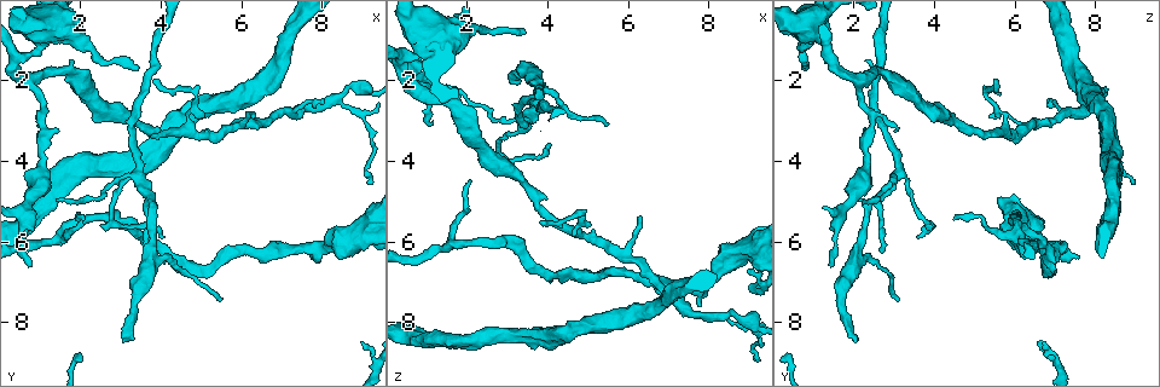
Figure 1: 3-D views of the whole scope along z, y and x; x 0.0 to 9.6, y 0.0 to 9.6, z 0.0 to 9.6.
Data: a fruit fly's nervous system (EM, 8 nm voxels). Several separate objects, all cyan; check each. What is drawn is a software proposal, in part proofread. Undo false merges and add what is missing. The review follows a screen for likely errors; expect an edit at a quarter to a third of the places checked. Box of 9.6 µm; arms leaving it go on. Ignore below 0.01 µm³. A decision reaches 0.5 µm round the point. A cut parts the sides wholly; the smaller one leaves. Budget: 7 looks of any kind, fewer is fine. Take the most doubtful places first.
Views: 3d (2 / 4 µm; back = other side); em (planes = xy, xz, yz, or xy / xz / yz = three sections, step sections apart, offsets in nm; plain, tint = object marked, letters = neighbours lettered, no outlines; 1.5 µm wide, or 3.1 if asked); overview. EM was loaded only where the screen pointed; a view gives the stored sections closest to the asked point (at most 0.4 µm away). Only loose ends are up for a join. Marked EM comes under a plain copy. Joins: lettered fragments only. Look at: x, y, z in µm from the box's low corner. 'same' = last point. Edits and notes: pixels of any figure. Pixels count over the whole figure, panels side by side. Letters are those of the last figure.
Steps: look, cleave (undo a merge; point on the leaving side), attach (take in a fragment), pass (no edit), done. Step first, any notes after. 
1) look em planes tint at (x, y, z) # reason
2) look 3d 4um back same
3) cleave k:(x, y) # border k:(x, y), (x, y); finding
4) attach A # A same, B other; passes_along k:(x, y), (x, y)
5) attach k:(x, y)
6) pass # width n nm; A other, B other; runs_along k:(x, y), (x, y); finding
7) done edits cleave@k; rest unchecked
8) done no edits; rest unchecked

look em planes letters at (3.65, 6.70, 1.90)

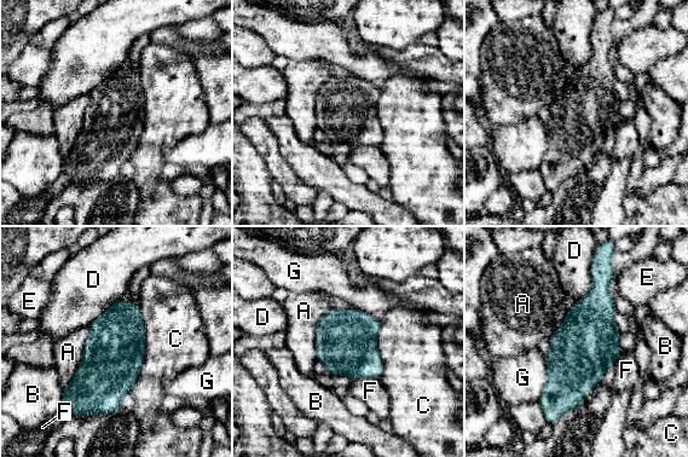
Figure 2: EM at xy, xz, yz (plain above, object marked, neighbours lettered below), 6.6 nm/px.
pass # A other, B other, C other, D other, E other, F other, G other; all the same neuron

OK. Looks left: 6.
look em planes letters at (1.60, 5.75, 6.00)

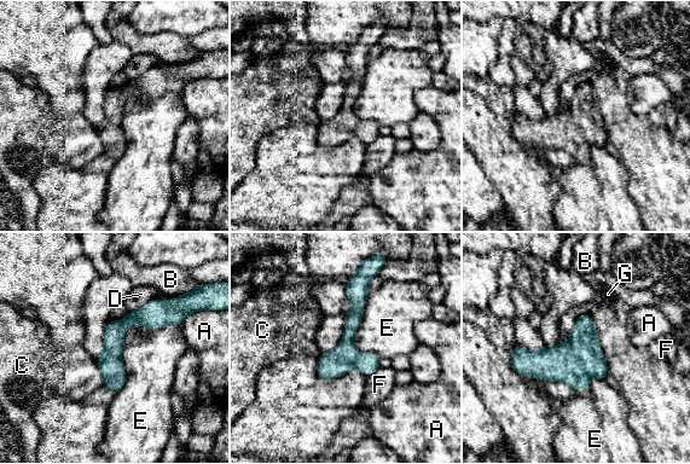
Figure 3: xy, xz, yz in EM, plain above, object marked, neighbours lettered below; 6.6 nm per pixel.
pass # A other, B other, C other, D other, E other, F other, G other; one neuron here

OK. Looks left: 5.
look 3d 4um at (1.15, 0.95, 1.25) # thick turns thin

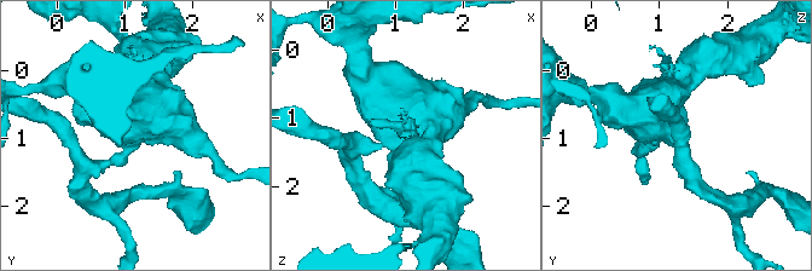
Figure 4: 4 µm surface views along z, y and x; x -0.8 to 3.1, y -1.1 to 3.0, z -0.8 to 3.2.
look em planes letters at (1.10, 0.90, 1.15) # need the tissue

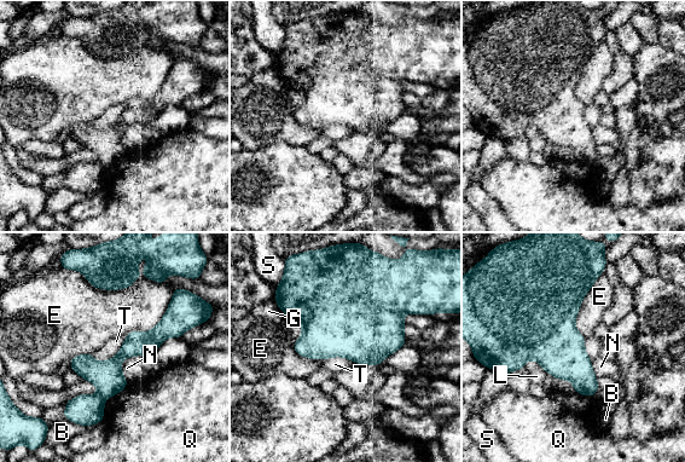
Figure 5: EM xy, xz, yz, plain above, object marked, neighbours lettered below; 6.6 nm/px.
cleave 5:(108, 376) # width 400 nm; B other, E other, G other, L other, N other, Q other, S other, T other; border 5:(99, 393), (104, 399); two neurons meet here

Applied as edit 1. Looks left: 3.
done edits cleave@5; rest unchecked

